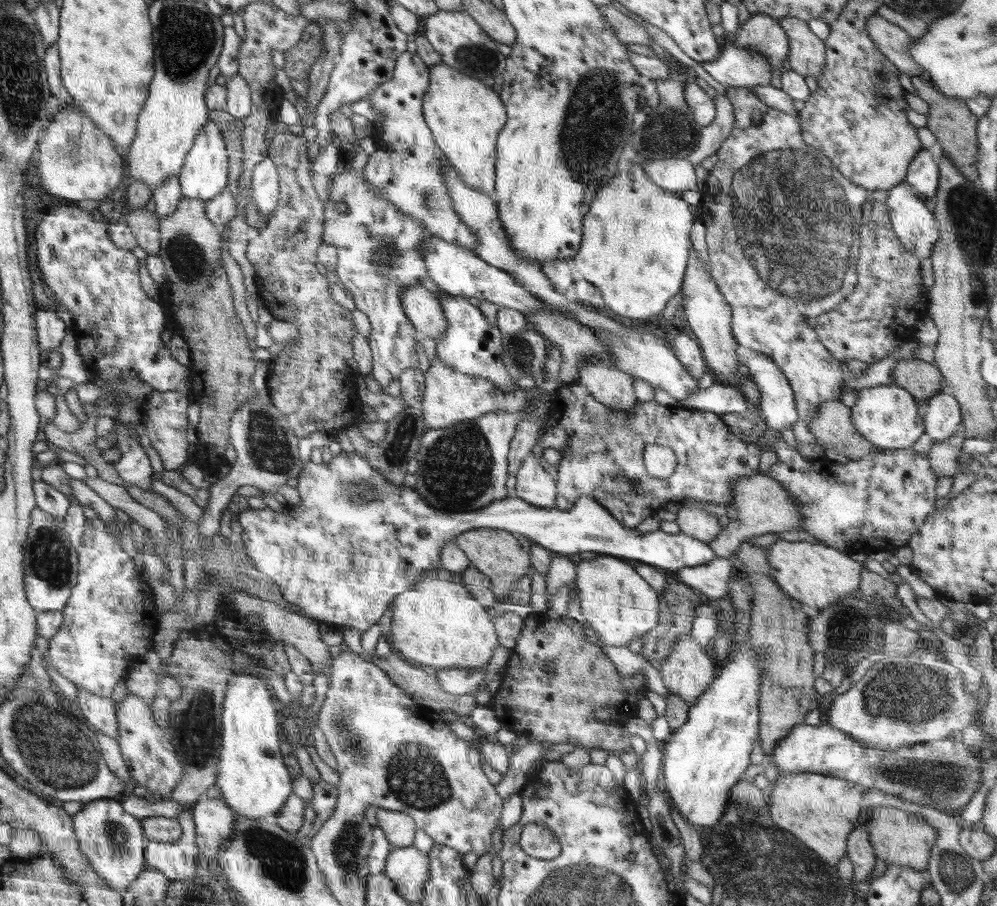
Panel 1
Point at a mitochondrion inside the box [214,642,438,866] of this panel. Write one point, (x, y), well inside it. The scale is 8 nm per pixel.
(354, 743)

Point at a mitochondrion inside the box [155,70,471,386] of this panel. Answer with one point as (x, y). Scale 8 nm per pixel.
(187, 257)

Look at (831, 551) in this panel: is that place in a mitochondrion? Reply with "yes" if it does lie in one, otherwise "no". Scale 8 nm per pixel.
no

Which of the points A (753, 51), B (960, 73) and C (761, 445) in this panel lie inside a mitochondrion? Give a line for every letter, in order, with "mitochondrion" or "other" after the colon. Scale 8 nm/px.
A: other
B: other
C: other

